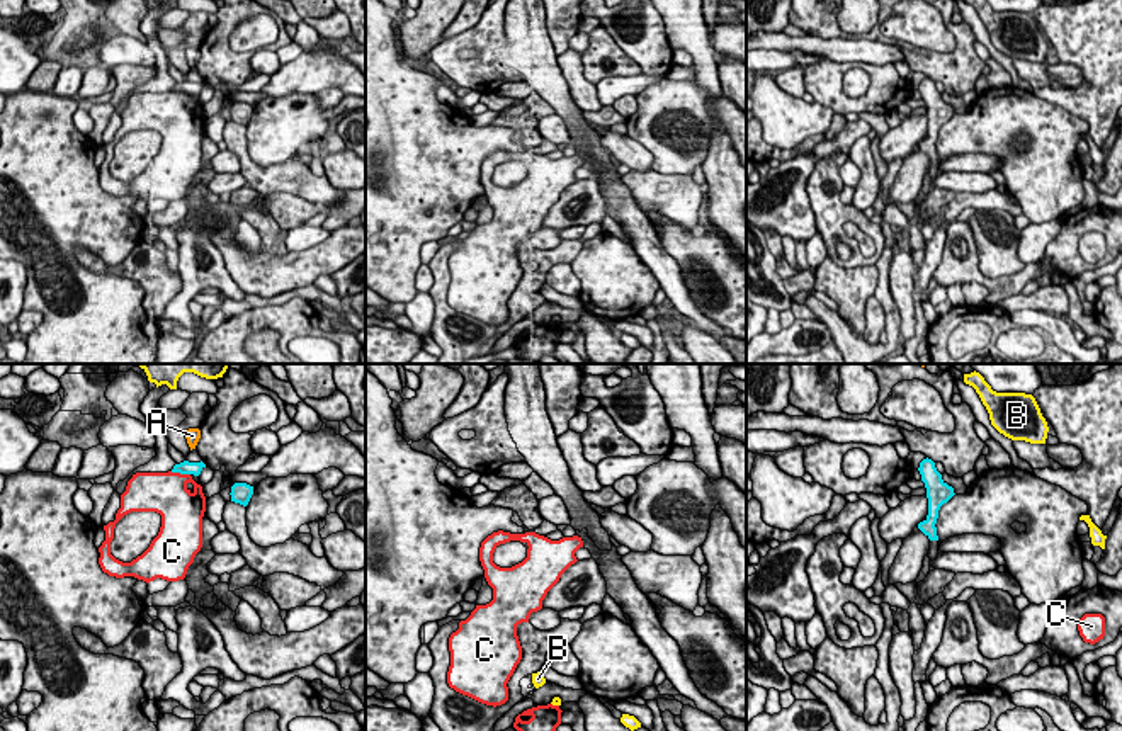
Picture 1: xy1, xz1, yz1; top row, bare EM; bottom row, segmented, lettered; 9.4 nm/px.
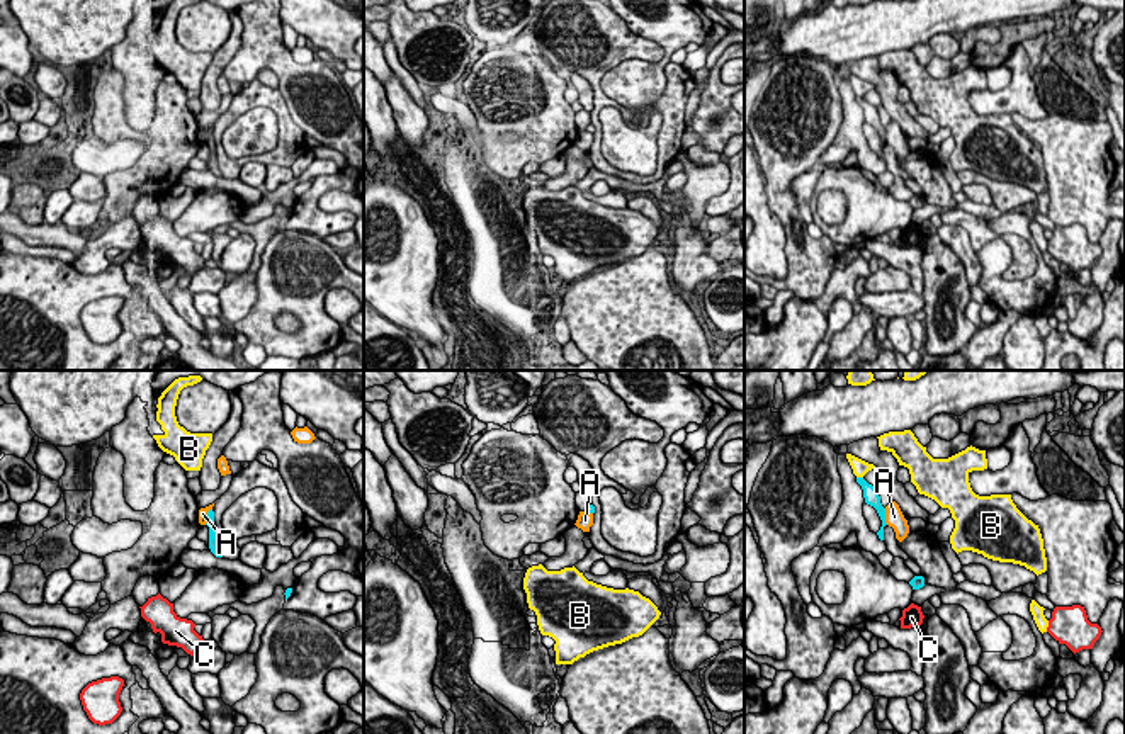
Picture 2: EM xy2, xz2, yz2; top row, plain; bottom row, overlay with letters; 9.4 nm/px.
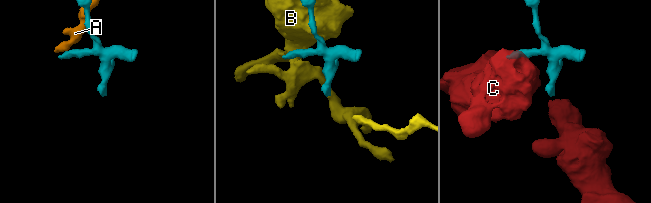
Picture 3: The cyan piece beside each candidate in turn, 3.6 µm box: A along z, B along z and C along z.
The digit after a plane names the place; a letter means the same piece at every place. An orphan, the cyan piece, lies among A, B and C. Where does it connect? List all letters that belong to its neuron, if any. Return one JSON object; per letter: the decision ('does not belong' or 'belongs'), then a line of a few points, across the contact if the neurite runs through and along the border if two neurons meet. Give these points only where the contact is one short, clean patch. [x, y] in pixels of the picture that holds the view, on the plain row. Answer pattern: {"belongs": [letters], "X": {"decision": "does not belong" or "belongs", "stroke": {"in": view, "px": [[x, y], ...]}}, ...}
{"belongs": [], "A": {"decision": "does not belong", "stroke": {"in": "yz2", "px": [[884, 128], [884, 140], [887, 143]]}}, "B": {"decision": "does not belong", "stroke": {"in": "yz2", "px": [[857, 95], [862, 97]]}}, "C": {"decision": "does not belong", "stroke": {"in": "xy1", "px": [[170, 90], [189, 94]]}}}

